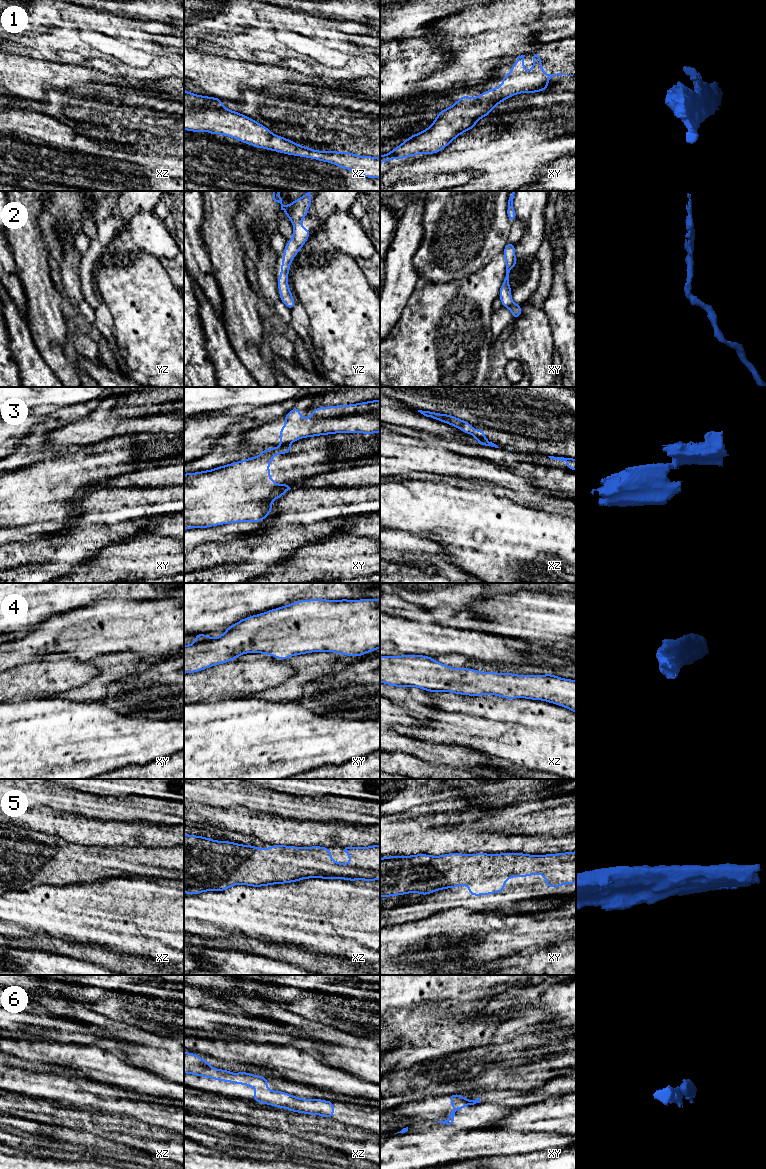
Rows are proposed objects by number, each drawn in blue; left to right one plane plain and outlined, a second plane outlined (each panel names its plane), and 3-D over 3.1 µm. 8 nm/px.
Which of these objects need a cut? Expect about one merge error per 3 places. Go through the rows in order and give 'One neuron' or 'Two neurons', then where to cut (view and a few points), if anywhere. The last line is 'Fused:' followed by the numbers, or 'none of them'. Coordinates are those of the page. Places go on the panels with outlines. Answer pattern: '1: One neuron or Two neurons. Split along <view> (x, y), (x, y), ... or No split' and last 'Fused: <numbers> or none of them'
1: One neuron. No split
2: One neuron. No split
3: Two neurons. Split along xz (477, 436), (487, 440)
4: One neuron. No split
5: One neuron. No split
6: One neuron. No split
Fused: 3

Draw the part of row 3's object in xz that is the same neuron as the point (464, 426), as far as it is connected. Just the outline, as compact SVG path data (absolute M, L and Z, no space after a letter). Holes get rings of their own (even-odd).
M418 410L418 412L420 412L426 417L455 426L458 429L460 429L462 432L465 432L469 435L485 439L485 431L481 429L479 430L474 429L470 425L470 422L463 421L462 419L456 418L450 414L447 415L447 414L435 413L430 411L422 411L422 410Z

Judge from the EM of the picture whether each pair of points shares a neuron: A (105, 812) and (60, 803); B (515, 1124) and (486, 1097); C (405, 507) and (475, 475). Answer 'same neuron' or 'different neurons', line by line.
A: same neuron
B: different neurons
C: different neurons

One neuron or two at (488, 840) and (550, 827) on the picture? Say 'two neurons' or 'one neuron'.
two neurons

